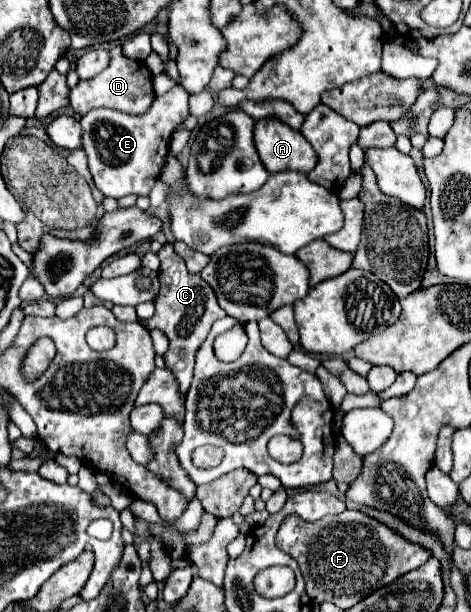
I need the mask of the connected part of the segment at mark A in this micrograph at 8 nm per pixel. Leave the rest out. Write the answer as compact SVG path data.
M263 118L255 122L255 146L267 172L311 172L317 164L317 156L311 144L299 130L285 126L279 118Z

